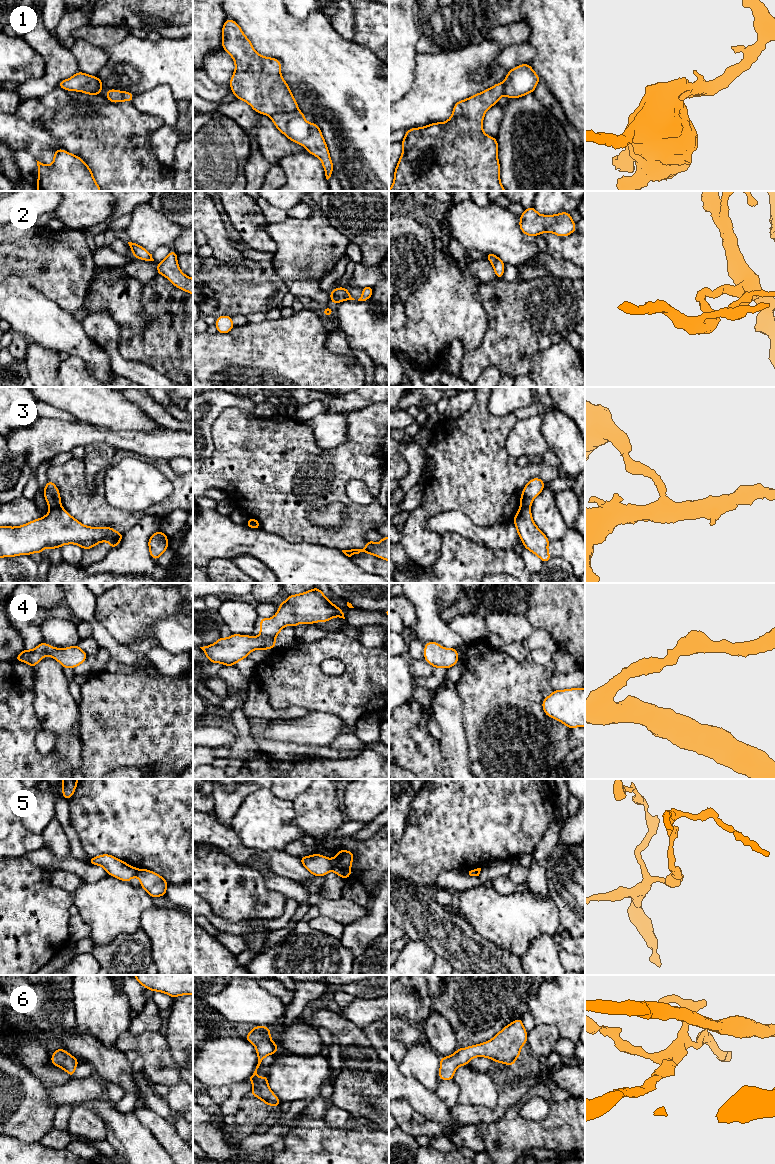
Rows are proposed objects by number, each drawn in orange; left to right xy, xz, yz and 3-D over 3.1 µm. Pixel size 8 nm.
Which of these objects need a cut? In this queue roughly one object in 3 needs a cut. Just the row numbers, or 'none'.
1, 3, 5

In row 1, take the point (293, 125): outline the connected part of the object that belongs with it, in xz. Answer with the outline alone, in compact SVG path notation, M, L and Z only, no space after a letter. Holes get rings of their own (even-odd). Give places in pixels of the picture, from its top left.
M299 109L289 113L275 114L271 116L271 120L276 128L288 139L302 145L310 154L321 160L328 180L331 177L334 166L318 125L314 122L308 123L305 120L305 114Z

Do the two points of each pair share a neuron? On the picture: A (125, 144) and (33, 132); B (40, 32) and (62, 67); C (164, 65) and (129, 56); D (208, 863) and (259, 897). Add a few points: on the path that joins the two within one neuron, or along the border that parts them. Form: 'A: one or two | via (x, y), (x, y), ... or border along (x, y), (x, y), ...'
A: one | via (102, 136), (89, 133), (56, 132)
B: one | via (42, 41), (57, 58)
C: one | via (155, 63), (138, 63)
D: one | via (221, 876), (238, 893), (246, 897)

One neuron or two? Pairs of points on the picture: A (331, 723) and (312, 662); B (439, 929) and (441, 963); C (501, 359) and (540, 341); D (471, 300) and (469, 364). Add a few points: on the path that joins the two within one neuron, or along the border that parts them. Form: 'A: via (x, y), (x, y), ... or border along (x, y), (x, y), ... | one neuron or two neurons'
A: border along (311, 710), (335, 714), (343, 722), (343, 731) | two neurons
B: border along (437, 955), (445, 958), (451, 964) | two neurons
C: via (511, 349), (519, 341), (530, 341) | one neuron
D: border along (485, 333), (482, 342), (477, 347), (465, 351) | two neurons

